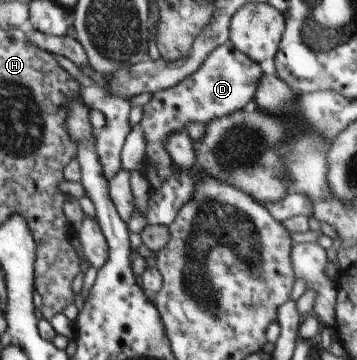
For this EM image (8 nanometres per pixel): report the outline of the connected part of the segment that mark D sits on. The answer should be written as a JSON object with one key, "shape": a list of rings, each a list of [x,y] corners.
{"shape":[[[227,40],[221,47],[209,53],[209,57],[193,75],[189,75],[176,86],[156,92],[151,101],[143,106],[143,119],[140,124],[147,143],[146,163],[154,166],[161,181],[173,175],[173,159],[163,147],[167,135],[185,131],[189,123],[206,126],[213,119],[221,119],[225,115],[241,111],[249,101],[253,101],[259,79],[264,75],[259,64],[235,49],[231,40]]]}

